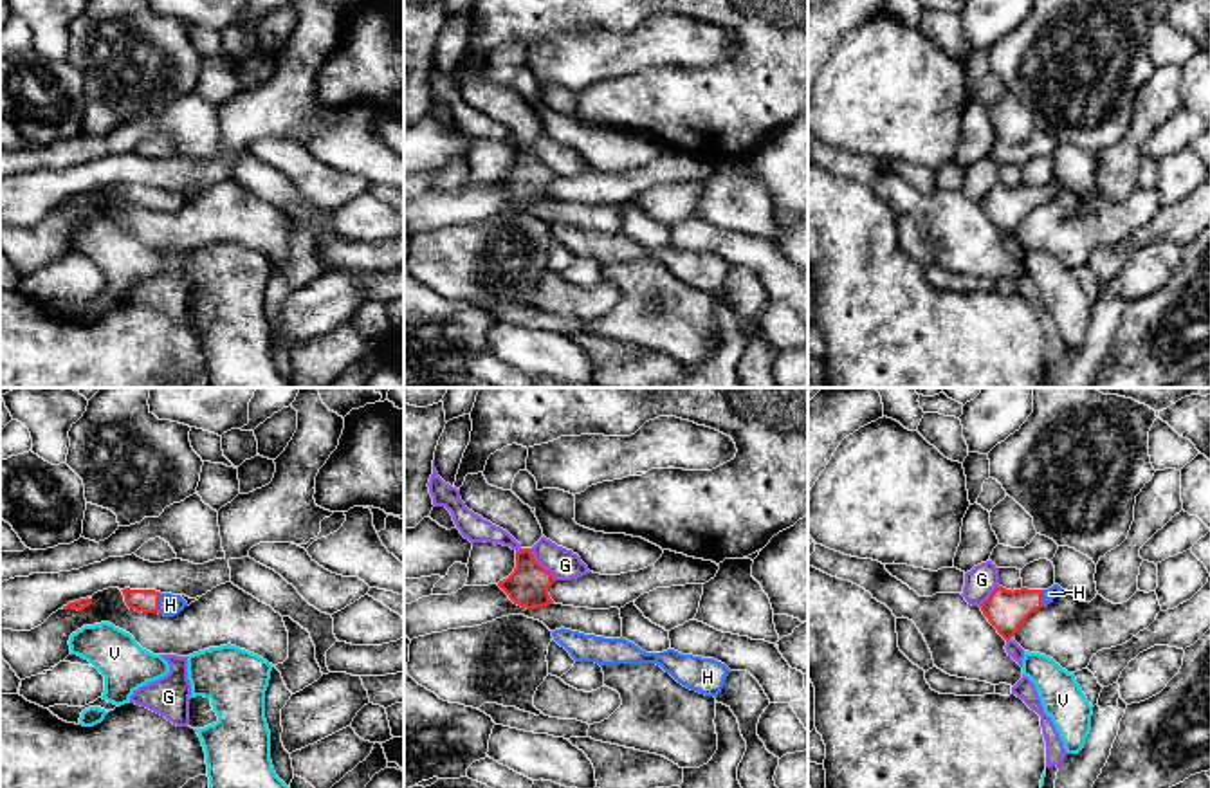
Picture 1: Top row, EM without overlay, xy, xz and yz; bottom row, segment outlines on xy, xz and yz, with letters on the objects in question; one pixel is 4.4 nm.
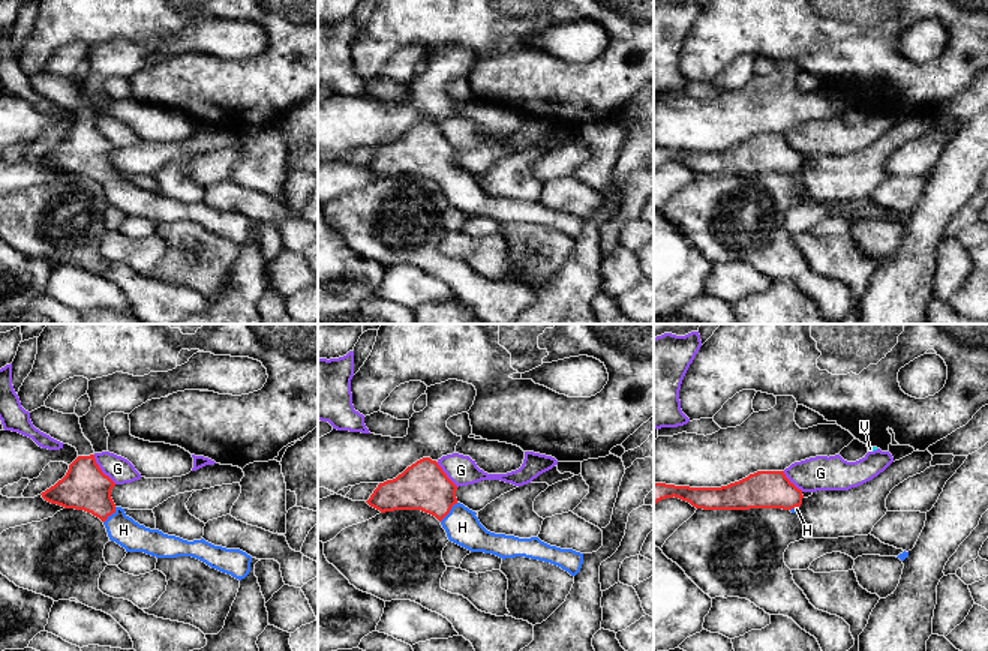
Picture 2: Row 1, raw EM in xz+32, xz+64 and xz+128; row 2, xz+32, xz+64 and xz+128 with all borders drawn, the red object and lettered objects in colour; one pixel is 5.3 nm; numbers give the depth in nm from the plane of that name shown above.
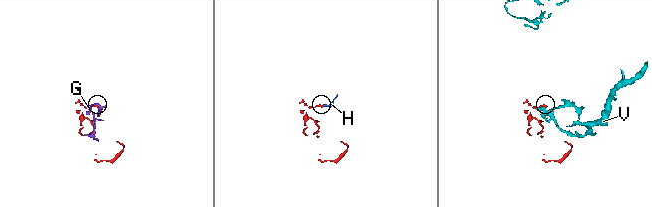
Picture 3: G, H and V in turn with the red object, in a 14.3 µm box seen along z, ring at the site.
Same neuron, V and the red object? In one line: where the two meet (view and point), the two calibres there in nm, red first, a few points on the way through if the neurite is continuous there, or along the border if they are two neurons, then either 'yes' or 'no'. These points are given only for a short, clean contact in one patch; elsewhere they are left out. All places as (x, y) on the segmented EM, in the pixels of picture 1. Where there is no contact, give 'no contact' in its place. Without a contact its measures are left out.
contact yz (1010, 637); calibres 180 and 20 nm; no

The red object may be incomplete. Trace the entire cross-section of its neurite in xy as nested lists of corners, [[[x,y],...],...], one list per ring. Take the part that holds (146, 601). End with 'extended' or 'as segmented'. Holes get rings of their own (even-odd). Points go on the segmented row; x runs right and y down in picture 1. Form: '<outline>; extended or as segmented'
[[[121,590],[130,609],[142,613],[159,613],[164,617],[179,615],[188,602],[180,595],[160,593],[155,590]]]; extended

